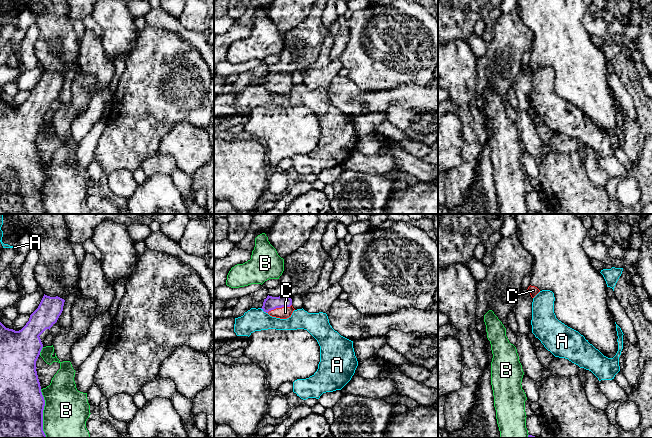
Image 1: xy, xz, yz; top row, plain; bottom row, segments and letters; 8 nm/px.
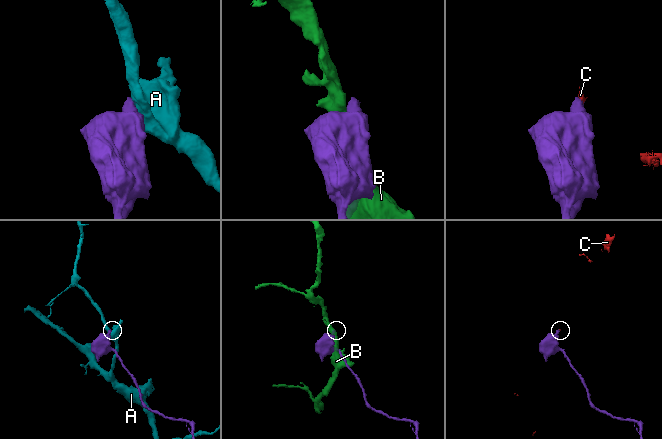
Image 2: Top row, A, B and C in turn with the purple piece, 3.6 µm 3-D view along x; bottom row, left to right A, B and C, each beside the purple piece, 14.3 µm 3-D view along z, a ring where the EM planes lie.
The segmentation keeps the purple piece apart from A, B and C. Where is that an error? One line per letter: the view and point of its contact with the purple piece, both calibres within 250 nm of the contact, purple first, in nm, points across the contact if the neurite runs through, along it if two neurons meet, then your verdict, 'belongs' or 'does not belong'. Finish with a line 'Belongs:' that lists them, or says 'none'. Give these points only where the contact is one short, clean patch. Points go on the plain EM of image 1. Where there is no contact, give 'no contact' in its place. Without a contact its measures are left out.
A: xz (263, 86) | 110/180 nm | along xz (260, 84), (265, 88) | does not belong
B: xy (42, 189) | 360/360 nm | does not belong
C: xz (278, 83) | 110/100 nm | across xz (270, 79), (278, 83), (285, 88) | belongs
Belongs: C

